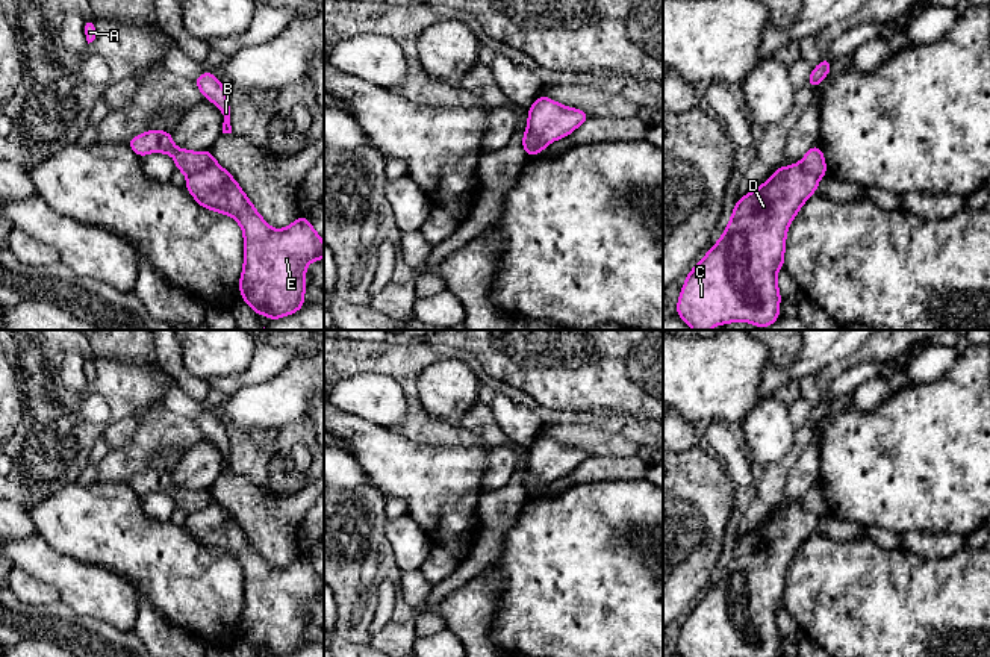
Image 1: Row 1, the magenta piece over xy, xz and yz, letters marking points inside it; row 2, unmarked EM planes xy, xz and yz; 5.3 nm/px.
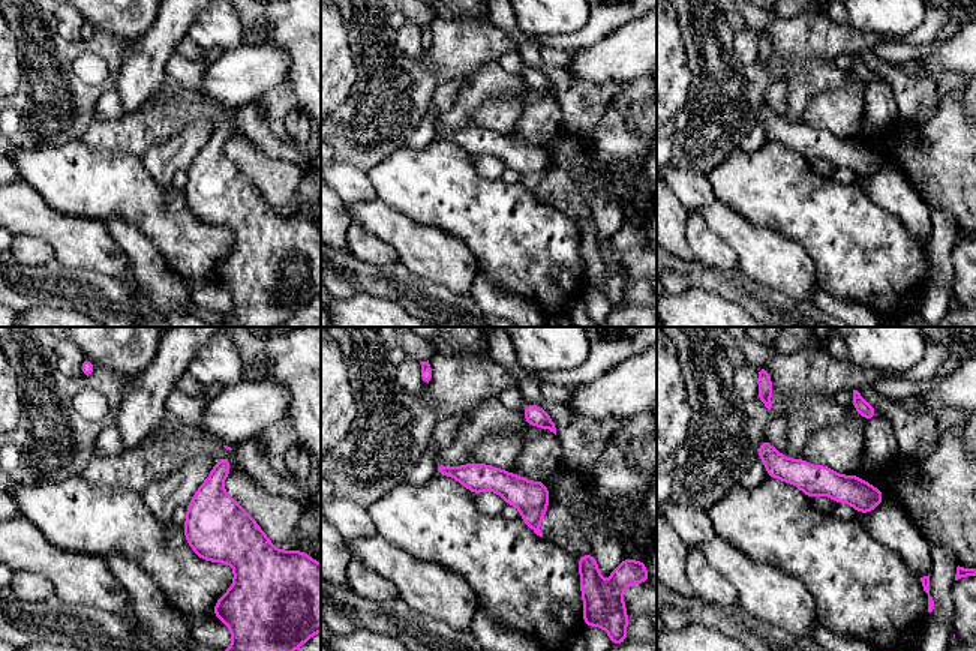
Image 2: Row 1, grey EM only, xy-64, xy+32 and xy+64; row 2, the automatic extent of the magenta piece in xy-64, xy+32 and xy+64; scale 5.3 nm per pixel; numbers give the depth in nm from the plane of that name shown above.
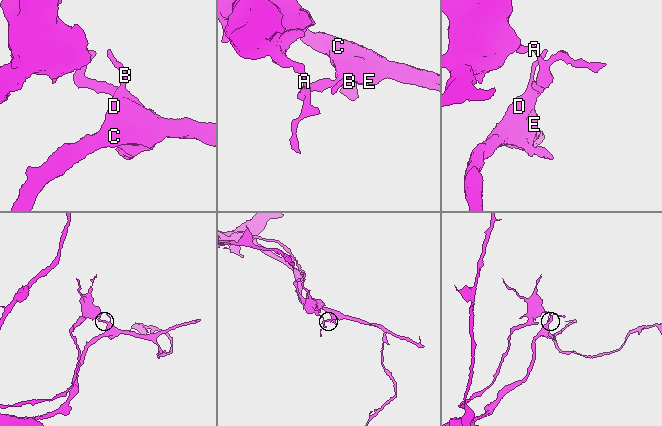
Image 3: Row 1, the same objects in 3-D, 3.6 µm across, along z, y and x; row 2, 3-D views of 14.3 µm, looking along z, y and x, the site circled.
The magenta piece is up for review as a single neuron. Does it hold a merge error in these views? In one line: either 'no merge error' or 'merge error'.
merge error

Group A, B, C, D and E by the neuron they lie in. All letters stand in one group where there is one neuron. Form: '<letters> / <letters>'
A / B C D E

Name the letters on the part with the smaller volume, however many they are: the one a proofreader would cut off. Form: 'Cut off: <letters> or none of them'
Cut off: A

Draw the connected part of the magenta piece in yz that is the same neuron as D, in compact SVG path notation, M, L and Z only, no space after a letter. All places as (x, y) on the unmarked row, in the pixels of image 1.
M802 503L778 506L777 512L752 531L740 536L721 578L687 613L677 642L680 657L778 657L781 633L777 612L784 606L787 568L807 537L817 531L819 518L804 510Z

